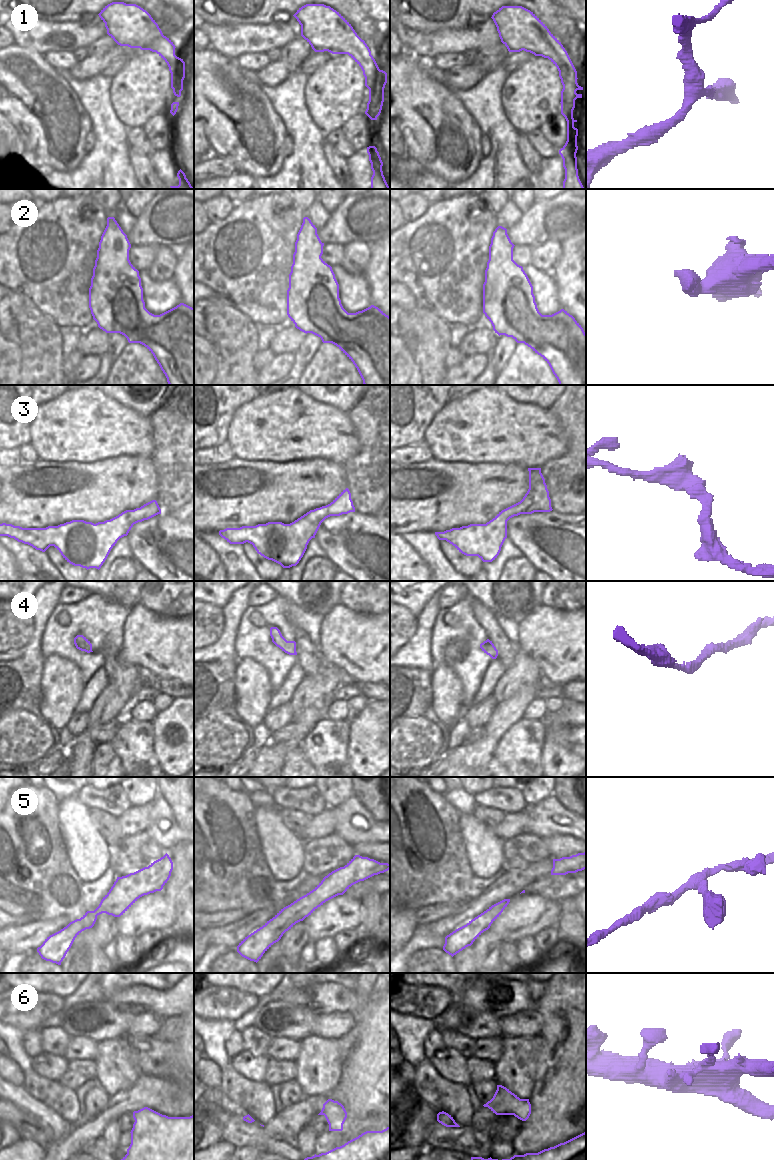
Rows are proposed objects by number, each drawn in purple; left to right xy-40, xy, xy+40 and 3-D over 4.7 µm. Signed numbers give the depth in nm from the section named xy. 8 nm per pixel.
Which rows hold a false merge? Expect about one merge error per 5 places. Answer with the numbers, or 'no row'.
no row

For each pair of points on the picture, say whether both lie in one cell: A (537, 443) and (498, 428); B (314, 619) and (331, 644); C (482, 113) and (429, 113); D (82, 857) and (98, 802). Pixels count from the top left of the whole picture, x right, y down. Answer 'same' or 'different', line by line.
A: same
B: different
C: different
D: different

